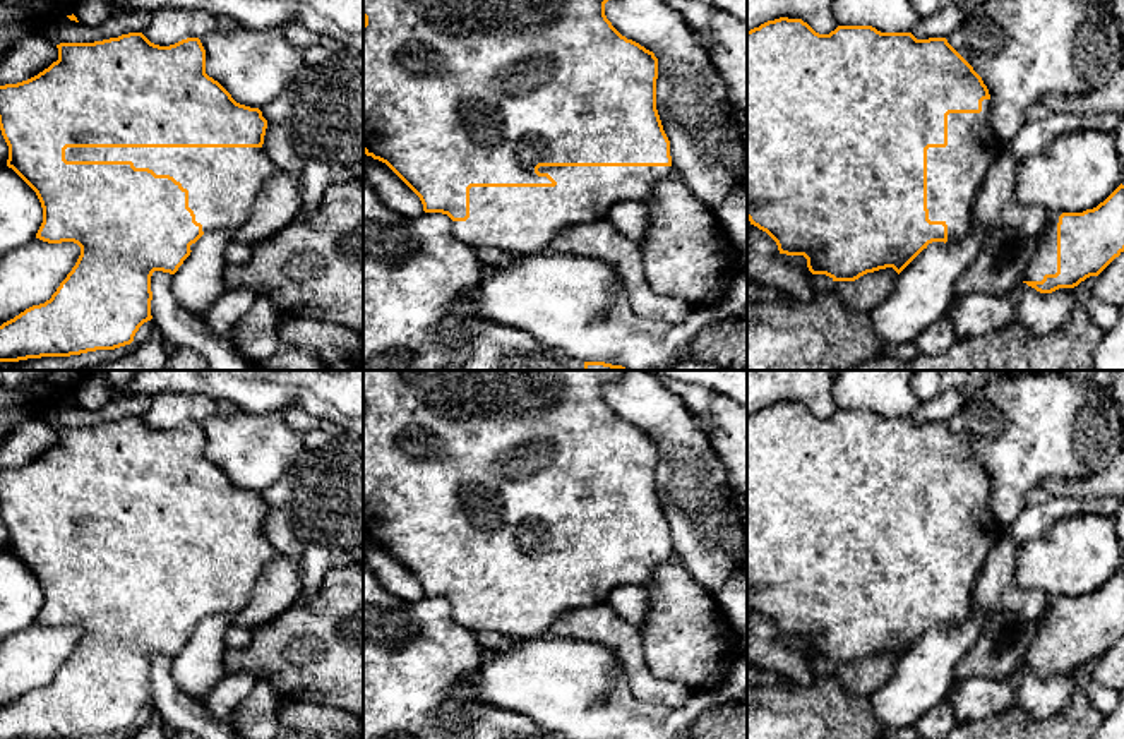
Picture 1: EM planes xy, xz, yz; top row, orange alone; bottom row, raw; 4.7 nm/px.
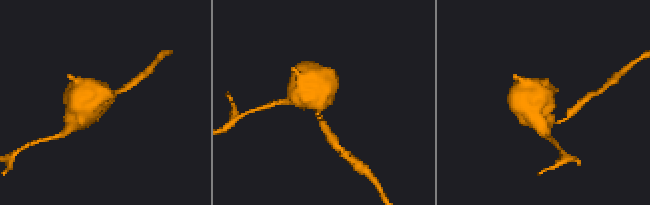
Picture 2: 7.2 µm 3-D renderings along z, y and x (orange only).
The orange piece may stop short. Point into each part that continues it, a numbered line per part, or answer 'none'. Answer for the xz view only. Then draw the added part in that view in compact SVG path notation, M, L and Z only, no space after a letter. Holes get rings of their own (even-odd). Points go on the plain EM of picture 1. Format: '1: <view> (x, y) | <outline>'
1: xz (523, 604) | M540 550L540 557L548 557L555 571L471 571L469 602L452 605L454 621L471 631L502 633L512 638L535 638L548 634L553 621L564 614L584 607L601 605L620 585L648 585L656 564L673 557L673 550Z

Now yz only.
1: yz (955, 558) | M990 484L980 497L949 497L948 530L927 533L929 604L948 609L948 629L970 617L975 581L1002 533L990 509Z

